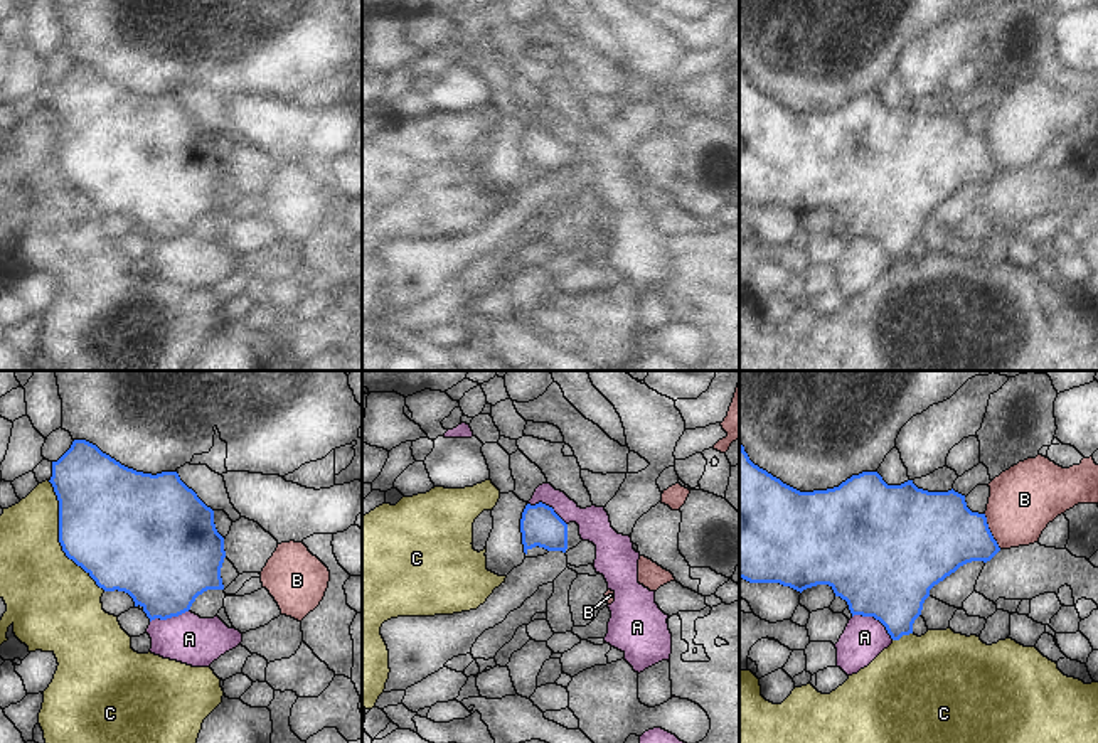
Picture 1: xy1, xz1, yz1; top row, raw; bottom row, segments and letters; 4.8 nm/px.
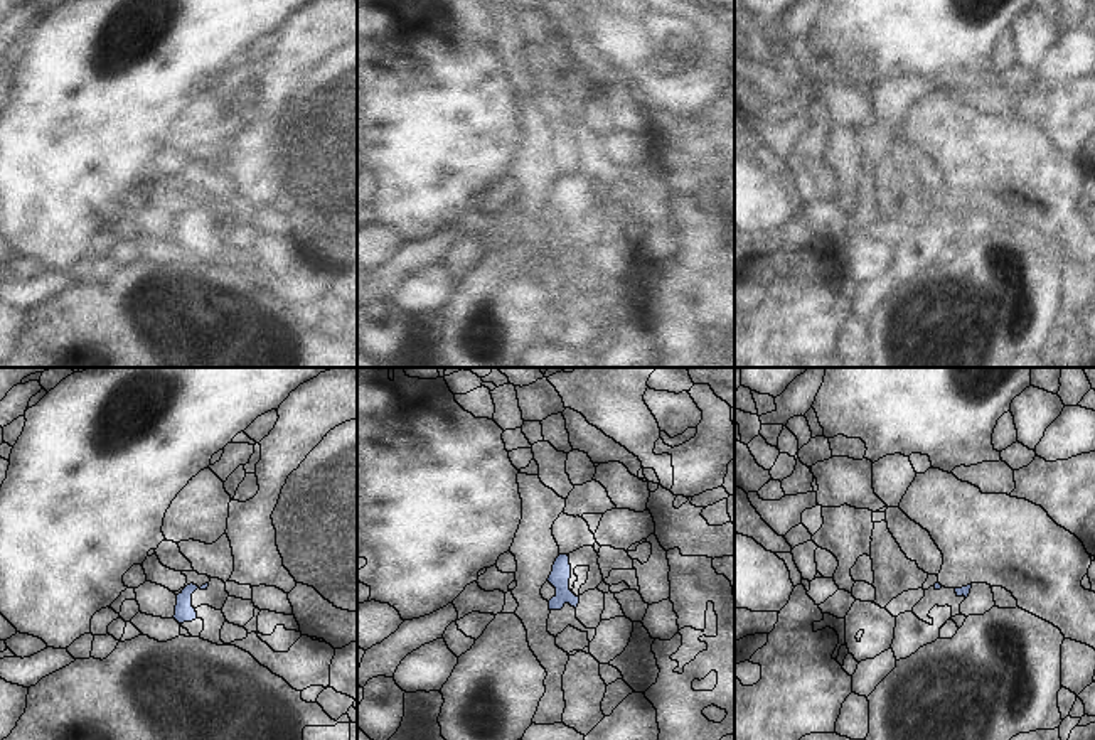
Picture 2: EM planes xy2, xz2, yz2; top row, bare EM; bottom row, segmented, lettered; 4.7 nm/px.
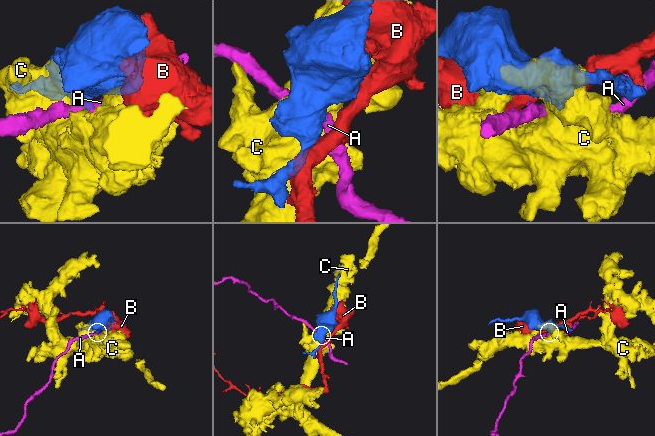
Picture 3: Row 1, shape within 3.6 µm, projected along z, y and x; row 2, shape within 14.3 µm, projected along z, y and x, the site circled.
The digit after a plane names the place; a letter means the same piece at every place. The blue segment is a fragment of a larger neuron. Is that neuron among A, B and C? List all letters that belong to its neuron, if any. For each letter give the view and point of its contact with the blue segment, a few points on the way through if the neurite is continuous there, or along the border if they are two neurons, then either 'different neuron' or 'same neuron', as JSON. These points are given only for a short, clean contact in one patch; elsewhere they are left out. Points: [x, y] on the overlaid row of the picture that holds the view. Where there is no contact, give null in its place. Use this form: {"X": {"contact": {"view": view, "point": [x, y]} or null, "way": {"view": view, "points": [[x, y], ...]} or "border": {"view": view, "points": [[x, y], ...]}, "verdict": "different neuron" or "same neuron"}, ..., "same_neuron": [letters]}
{"A": {"contact": {"view": "yz1", "point": [874, 617]}, "border": {"view": "yz1", "points": [[852, 615], [873, 615], [893, 639]]}, "verdict": "different neuron"}, "B": {"contact": {"view": "yz1", "point": [989, 531]}, "verdict": "different neuron"}, "C": {"contact": {"view": "xy1", "point": [59, 538]}, "verdict": "different neuron"}, "same_neuron": []}

